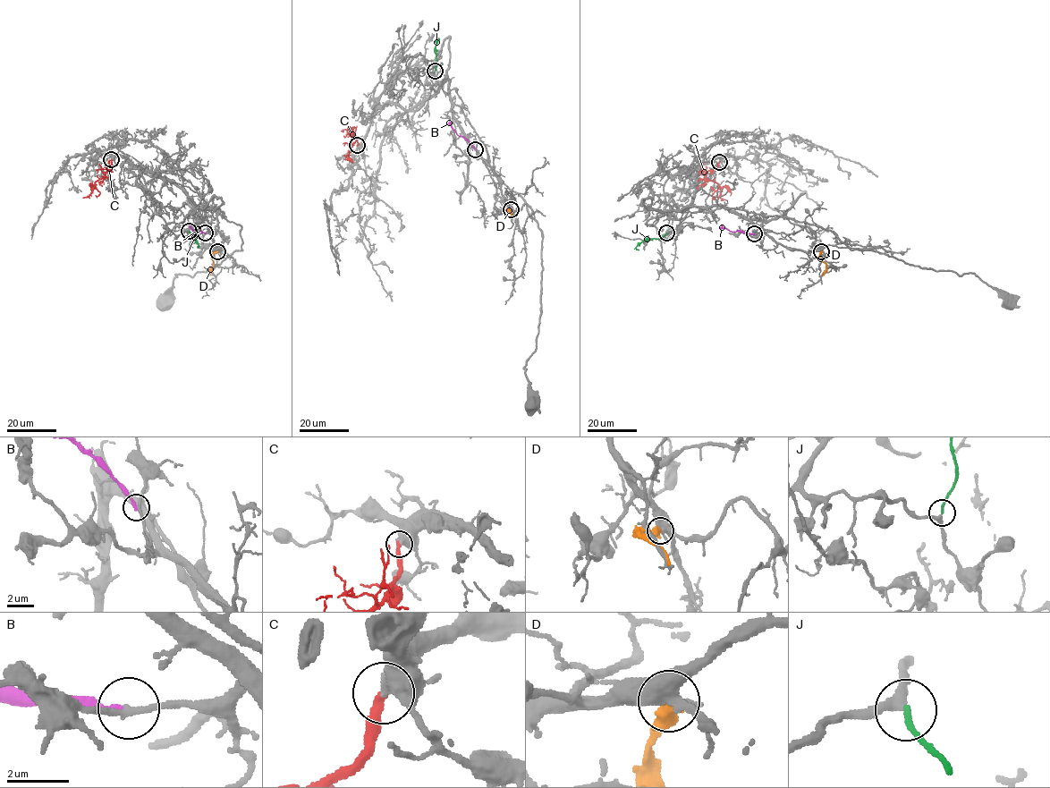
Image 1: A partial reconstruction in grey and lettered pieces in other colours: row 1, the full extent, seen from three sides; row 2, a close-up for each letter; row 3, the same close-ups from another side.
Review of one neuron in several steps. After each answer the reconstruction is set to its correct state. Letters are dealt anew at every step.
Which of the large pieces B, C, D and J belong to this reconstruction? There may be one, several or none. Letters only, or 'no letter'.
C, J

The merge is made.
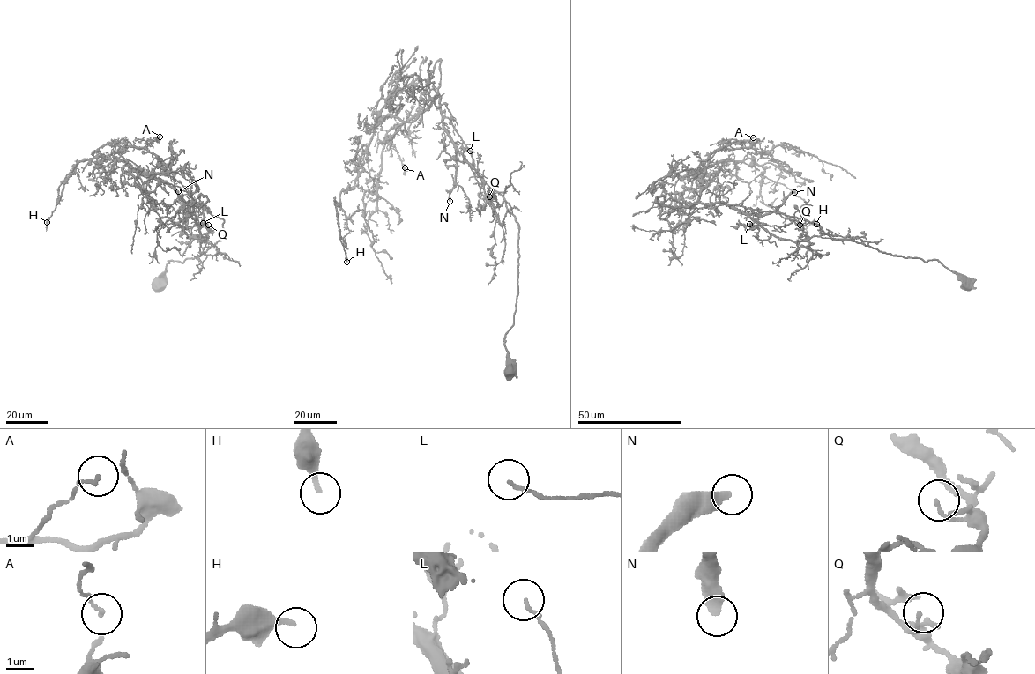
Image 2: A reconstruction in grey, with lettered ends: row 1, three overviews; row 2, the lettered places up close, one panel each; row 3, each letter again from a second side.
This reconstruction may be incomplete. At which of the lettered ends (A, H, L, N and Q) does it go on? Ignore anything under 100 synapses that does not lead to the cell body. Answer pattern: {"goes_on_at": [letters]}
{"goes_on_at": []}

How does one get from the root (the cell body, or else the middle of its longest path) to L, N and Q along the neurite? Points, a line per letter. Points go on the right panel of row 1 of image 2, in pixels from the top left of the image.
L: (964, 286), (935, 260), (833, 240), (815, 224), (772, 211), (711, 205), (723, 203), (763, 224), (749, 224)
N: (964, 286), (935, 260), (833, 240), (815, 224), (772, 211), (711, 205), (723, 203), (764, 216), (794, 192)
Q: (964, 286), (935, 260), (833, 240), (815, 224), (772, 211), (711, 205), (723, 203), (770, 225), (800, 225)

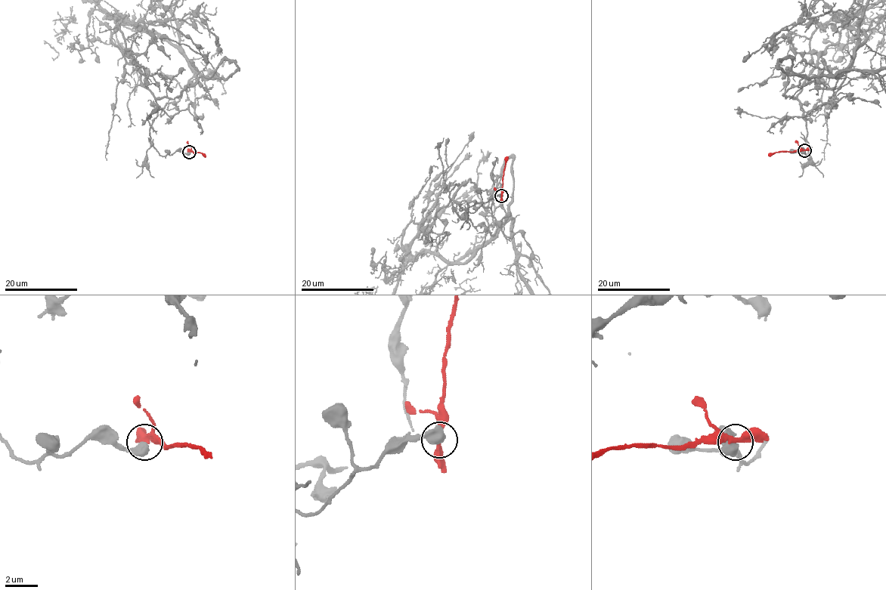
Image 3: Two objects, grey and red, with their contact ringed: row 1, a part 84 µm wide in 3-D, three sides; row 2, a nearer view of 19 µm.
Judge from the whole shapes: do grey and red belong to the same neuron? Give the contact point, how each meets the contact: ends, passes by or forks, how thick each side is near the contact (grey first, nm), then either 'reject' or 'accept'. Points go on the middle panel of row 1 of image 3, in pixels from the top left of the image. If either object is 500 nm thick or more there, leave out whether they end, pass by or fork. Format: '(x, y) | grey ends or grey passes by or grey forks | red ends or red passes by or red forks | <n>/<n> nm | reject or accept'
(501, 196) | 650/280 nm | reject

